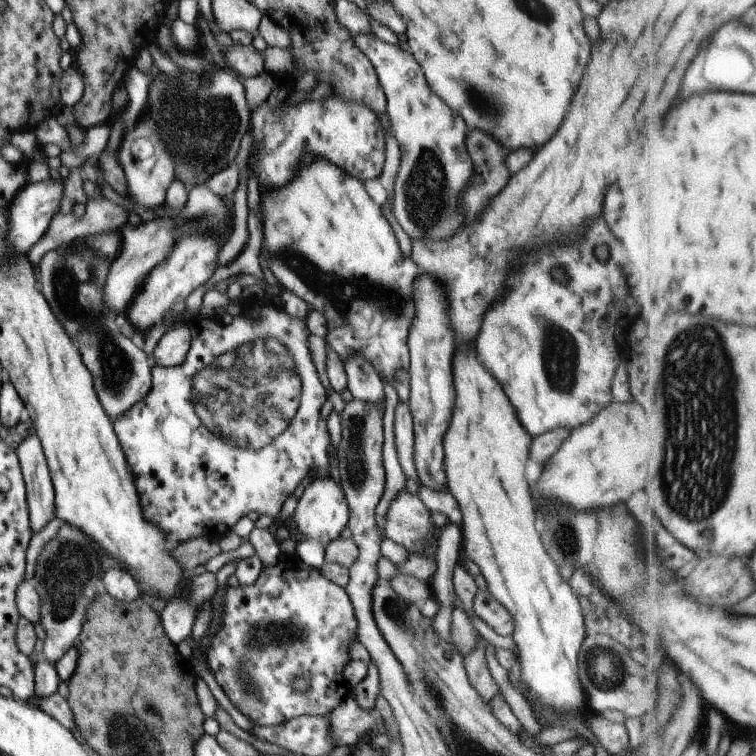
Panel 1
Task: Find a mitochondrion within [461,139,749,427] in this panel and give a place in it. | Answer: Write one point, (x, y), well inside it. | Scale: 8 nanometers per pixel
(560, 358)

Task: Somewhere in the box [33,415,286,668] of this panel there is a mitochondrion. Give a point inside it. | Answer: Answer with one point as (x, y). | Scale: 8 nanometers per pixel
(66, 570)

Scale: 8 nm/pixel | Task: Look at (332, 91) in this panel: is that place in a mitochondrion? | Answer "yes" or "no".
no

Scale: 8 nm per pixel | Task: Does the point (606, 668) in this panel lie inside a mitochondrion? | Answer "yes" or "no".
yes

